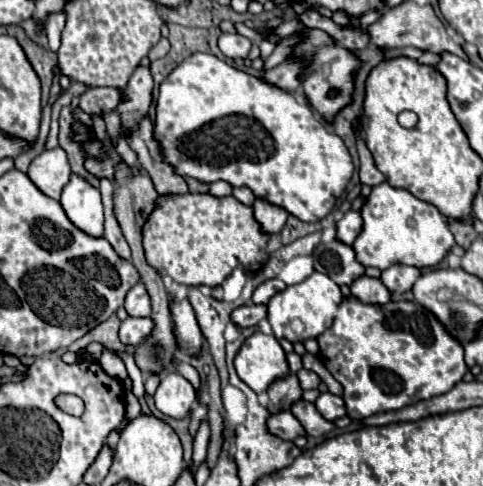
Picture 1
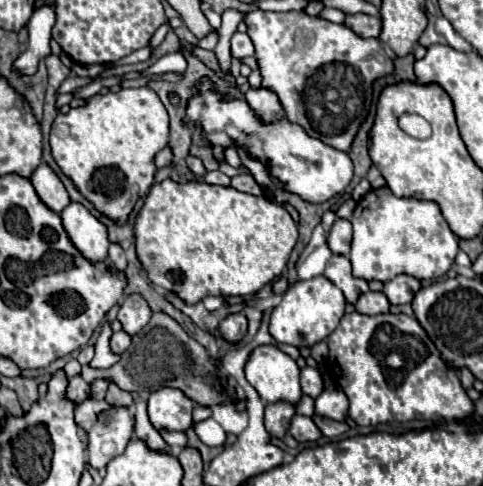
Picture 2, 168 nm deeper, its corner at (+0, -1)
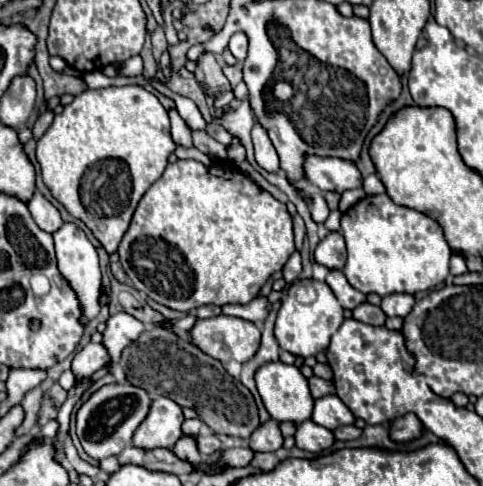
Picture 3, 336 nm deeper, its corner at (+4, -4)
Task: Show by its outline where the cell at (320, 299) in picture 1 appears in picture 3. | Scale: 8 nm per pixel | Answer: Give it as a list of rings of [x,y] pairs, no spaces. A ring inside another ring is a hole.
[[[311,281],[311,285],[317,291],[317,299],[309,305],[299,303],[295,297],[297,287],[291,285],[287,291],[287,297],[281,301],[281,309],[279,309],[277,321],[275,321],[275,339],[277,339],[279,347],[283,351],[289,351],[289,353],[301,355],[301,357],[309,357],[309,355],[317,355],[319,351],[325,351],[331,335],[339,329],[339,325],[343,321],[343,309],[341,309],[337,297],[333,297],[333,293],[329,293],[329,285],[325,285],[323,281]]]

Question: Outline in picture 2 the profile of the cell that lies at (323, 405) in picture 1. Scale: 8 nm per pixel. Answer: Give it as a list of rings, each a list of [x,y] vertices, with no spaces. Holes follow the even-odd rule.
[[[337,386],[325,388],[317,398],[315,398],[315,414],[323,418],[331,418],[337,422],[347,420],[347,398],[345,392]]]

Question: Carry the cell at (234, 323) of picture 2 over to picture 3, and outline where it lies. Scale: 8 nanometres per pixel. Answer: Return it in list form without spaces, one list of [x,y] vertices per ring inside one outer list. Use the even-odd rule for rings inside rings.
[[[227,315],[199,319],[189,333],[203,353],[223,363],[229,359],[249,361],[257,353],[261,339],[259,329],[251,321]]]

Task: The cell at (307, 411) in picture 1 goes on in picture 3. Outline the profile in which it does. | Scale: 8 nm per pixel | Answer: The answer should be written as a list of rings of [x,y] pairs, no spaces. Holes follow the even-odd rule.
[[[341,425],[341,427],[333,429],[333,435],[339,441],[351,441],[351,439],[357,439],[361,435],[361,429],[357,429],[355,425]]]

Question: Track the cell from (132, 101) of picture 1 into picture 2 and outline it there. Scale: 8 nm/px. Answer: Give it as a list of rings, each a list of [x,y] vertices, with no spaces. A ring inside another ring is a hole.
[[[123,88],[119,92],[95,94],[85,100],[83,106],[71,108],[67,114],[57,114],[51,126],[51,154],[61,172],[73,182],[73,186],[107,218],[115,224],[125,224],[133,212],[135,202],[149,192],[155,182],[157,166],[155,156],[169,144],[169,114],[159,96],[149,88]]]

